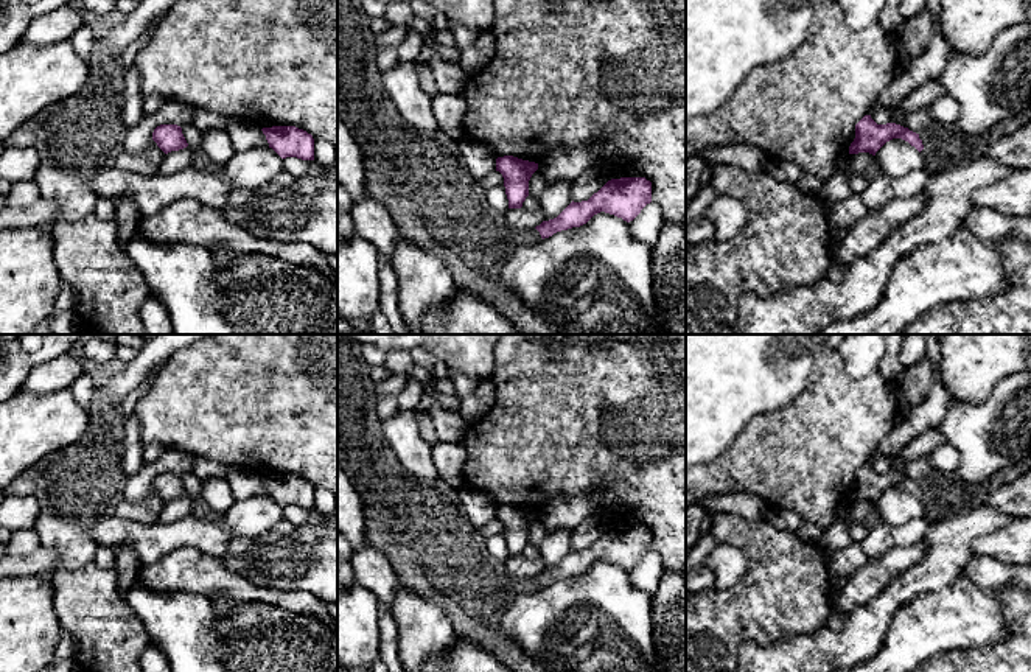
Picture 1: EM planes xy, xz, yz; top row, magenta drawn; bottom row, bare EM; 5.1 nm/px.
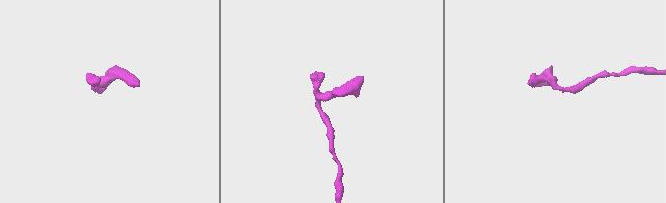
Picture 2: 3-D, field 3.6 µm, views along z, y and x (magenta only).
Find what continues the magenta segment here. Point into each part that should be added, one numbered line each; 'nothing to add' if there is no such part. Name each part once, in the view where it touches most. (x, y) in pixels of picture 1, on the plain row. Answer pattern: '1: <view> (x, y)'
nothing to add

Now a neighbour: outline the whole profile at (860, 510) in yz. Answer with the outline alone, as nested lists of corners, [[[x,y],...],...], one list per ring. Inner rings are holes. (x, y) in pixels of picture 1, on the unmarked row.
[[[869,501],[851,502],[848,507],[849,520],[861,524],[868,524],[872,507],[874,504]]]

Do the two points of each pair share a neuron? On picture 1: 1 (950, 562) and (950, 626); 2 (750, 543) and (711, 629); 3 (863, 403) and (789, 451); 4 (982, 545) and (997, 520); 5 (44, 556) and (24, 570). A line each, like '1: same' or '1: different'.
1: different
2: same
3: same
4: different
5: same

